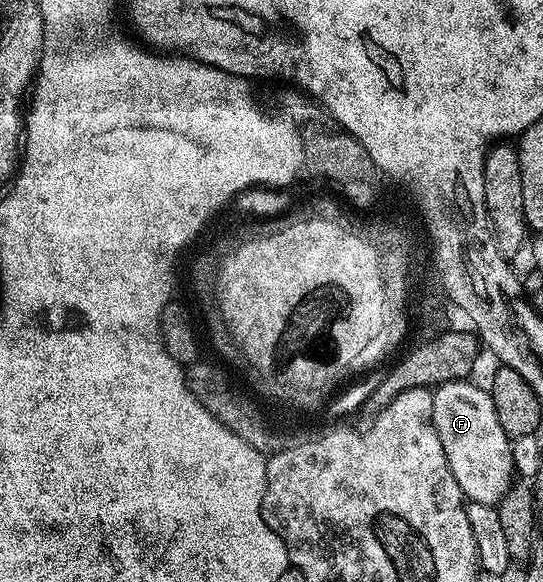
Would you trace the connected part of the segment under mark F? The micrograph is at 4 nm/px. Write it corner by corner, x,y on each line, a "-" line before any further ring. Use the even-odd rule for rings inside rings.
468,380
437,386
433,390
433,428
466,499
488,506
500,502
514,481
515,471
513,446
503,428
499,428
492,393
477,388

